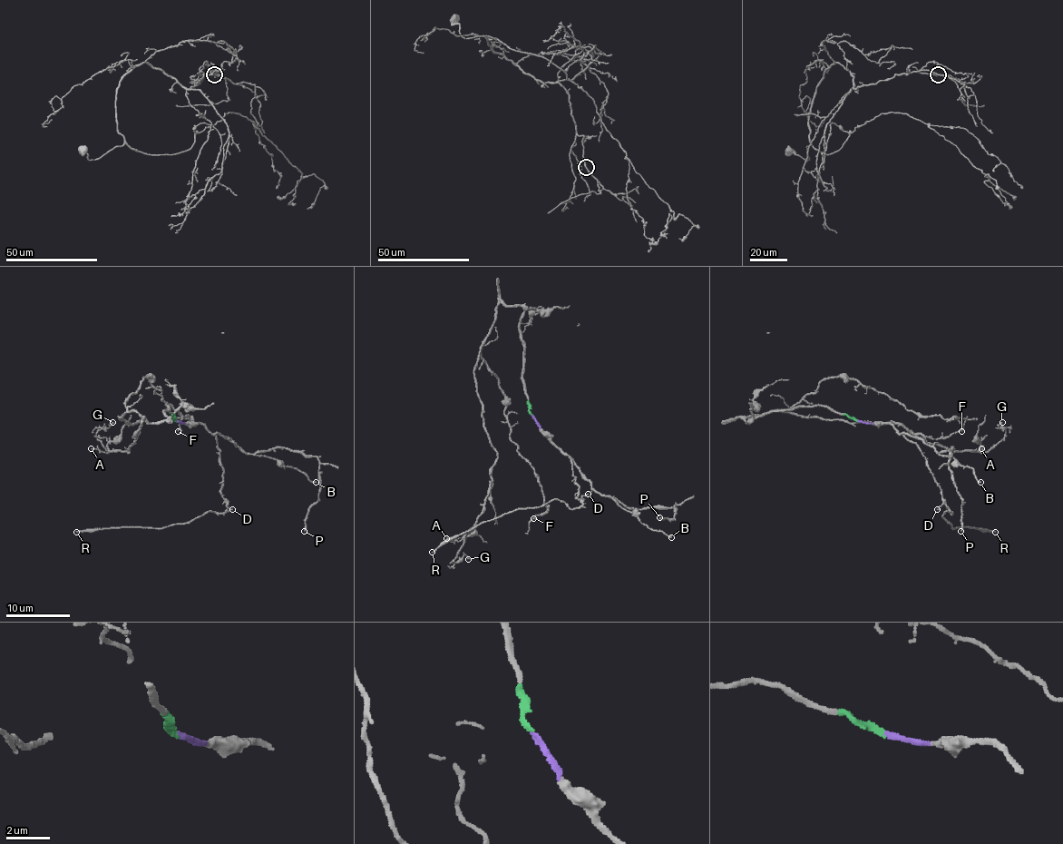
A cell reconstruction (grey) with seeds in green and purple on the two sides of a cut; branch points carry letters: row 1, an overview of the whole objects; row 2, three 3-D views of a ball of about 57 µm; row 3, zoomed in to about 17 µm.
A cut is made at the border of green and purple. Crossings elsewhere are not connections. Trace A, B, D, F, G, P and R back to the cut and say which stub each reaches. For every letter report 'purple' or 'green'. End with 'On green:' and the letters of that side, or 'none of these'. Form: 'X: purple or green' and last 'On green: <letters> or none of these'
A: green
B: purple
D: purple
F: green
G: green
P: purple
R: purple
On green: A, F, G

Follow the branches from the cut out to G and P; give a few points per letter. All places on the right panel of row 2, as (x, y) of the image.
G: (857, 420), (822, 406), (746, 418), (786, 410), (894, 422), (928, 443), (980, 452), (1005, 436), (1001, 422)
P: (859, 420), (889, 423), (899, 433), (916, 436), (939, 454), (951, 447), (949, 470), (961, 502), (961, 531)

